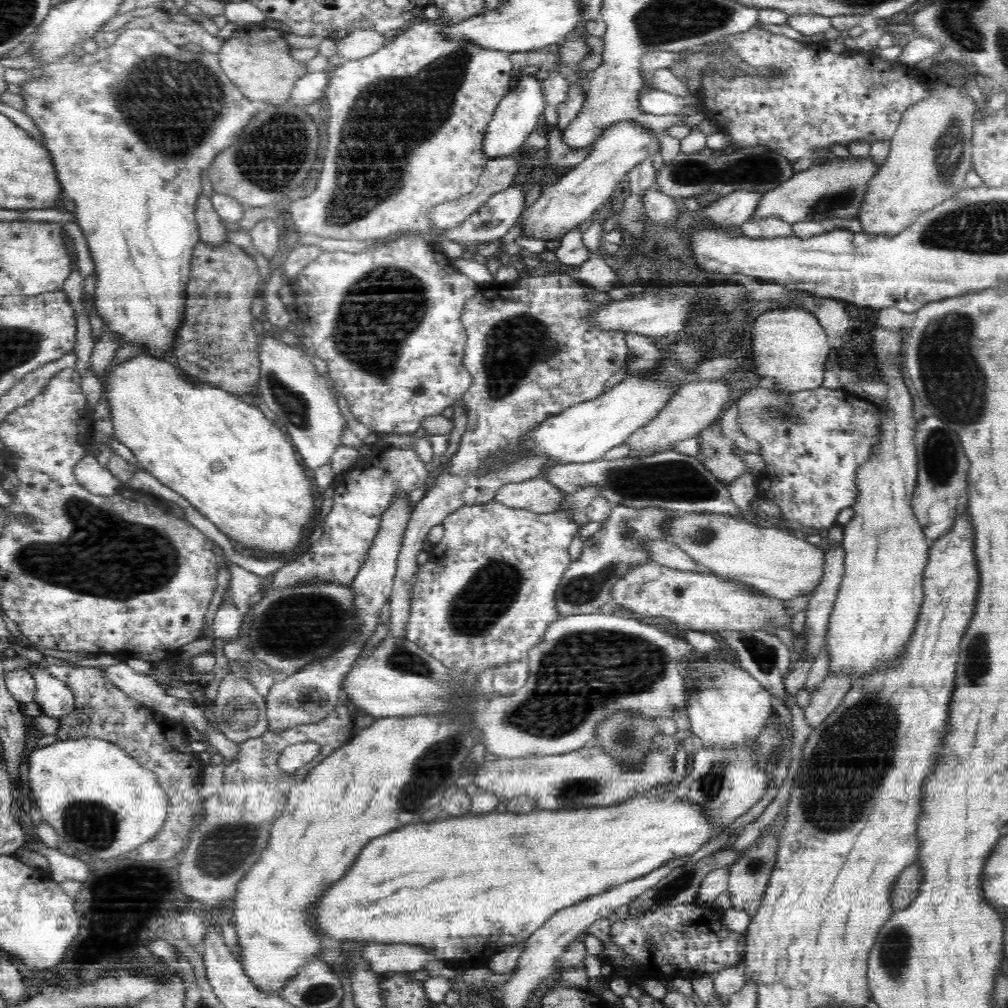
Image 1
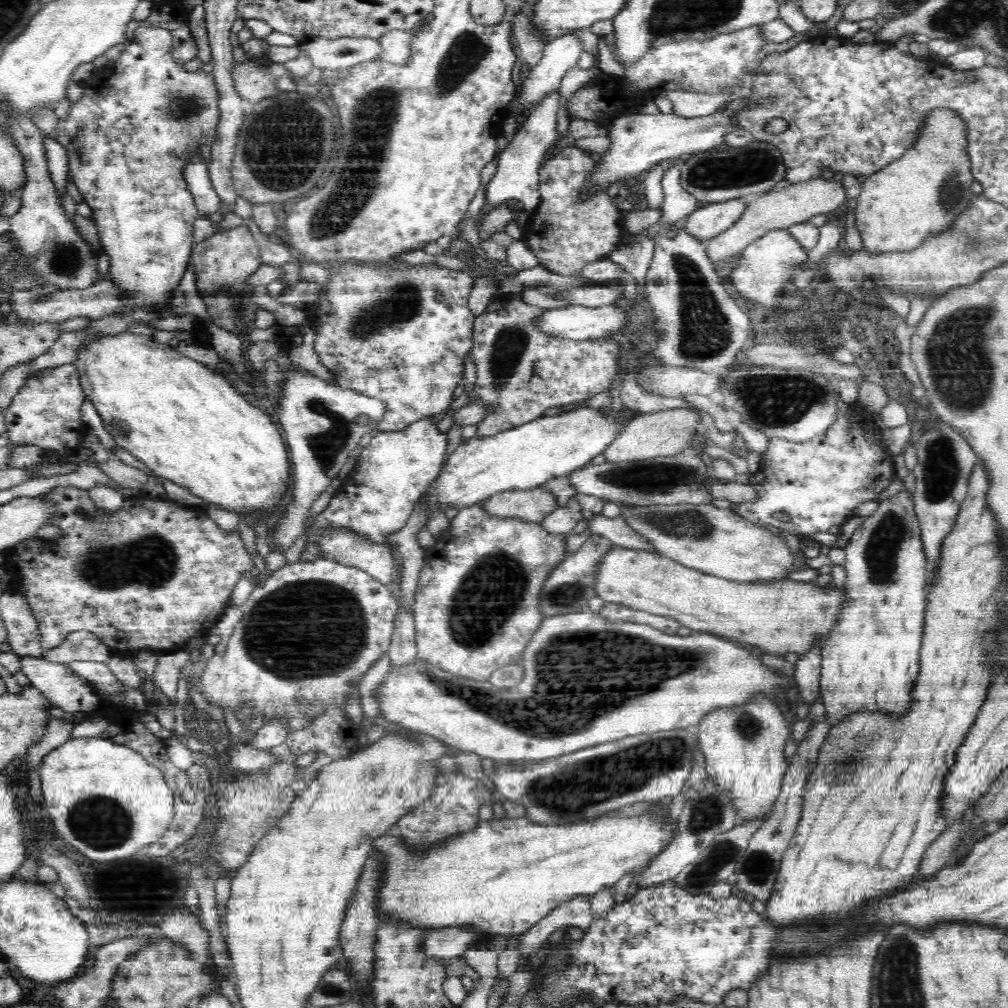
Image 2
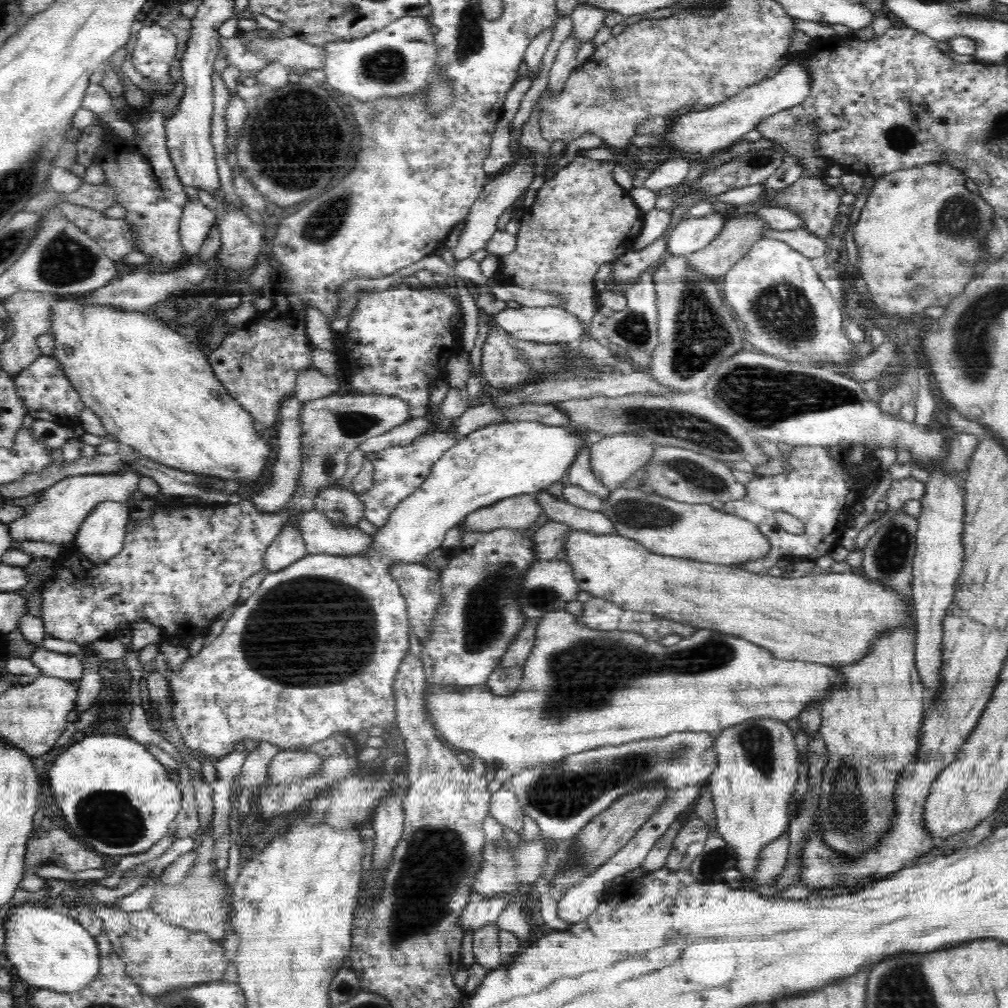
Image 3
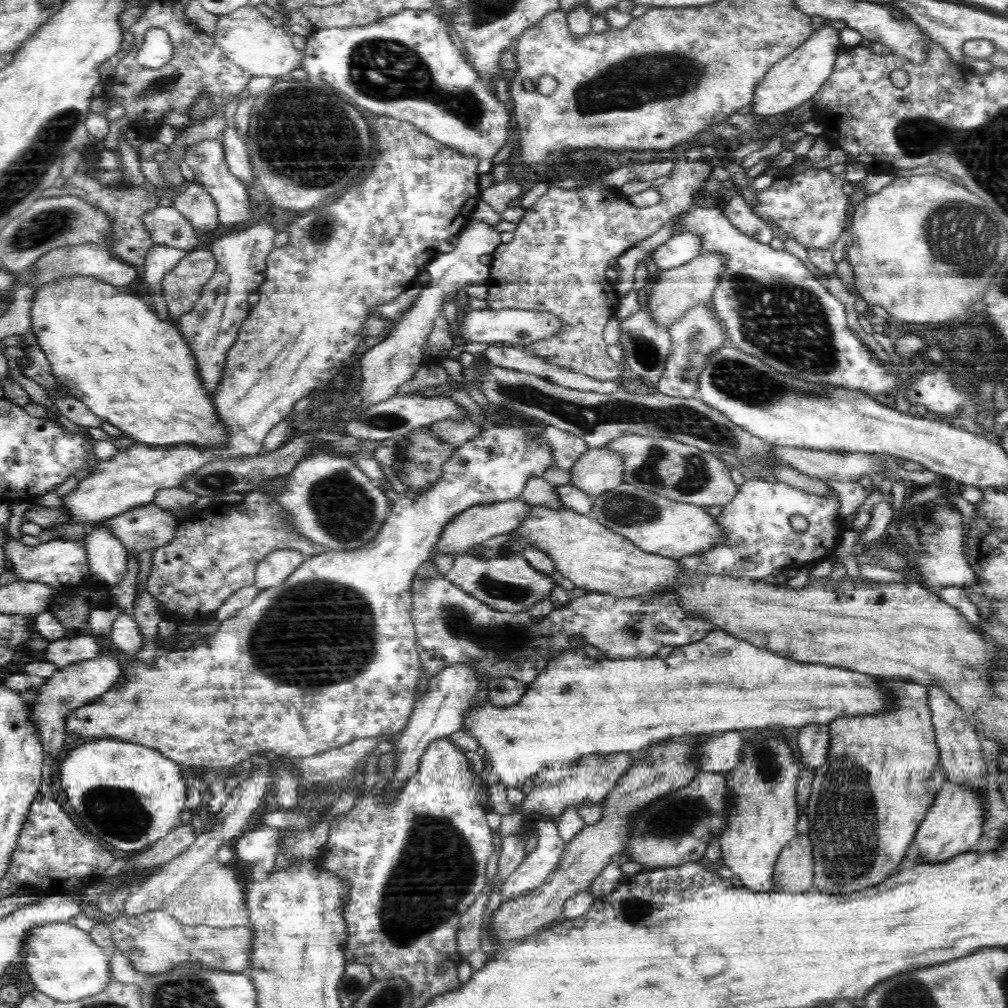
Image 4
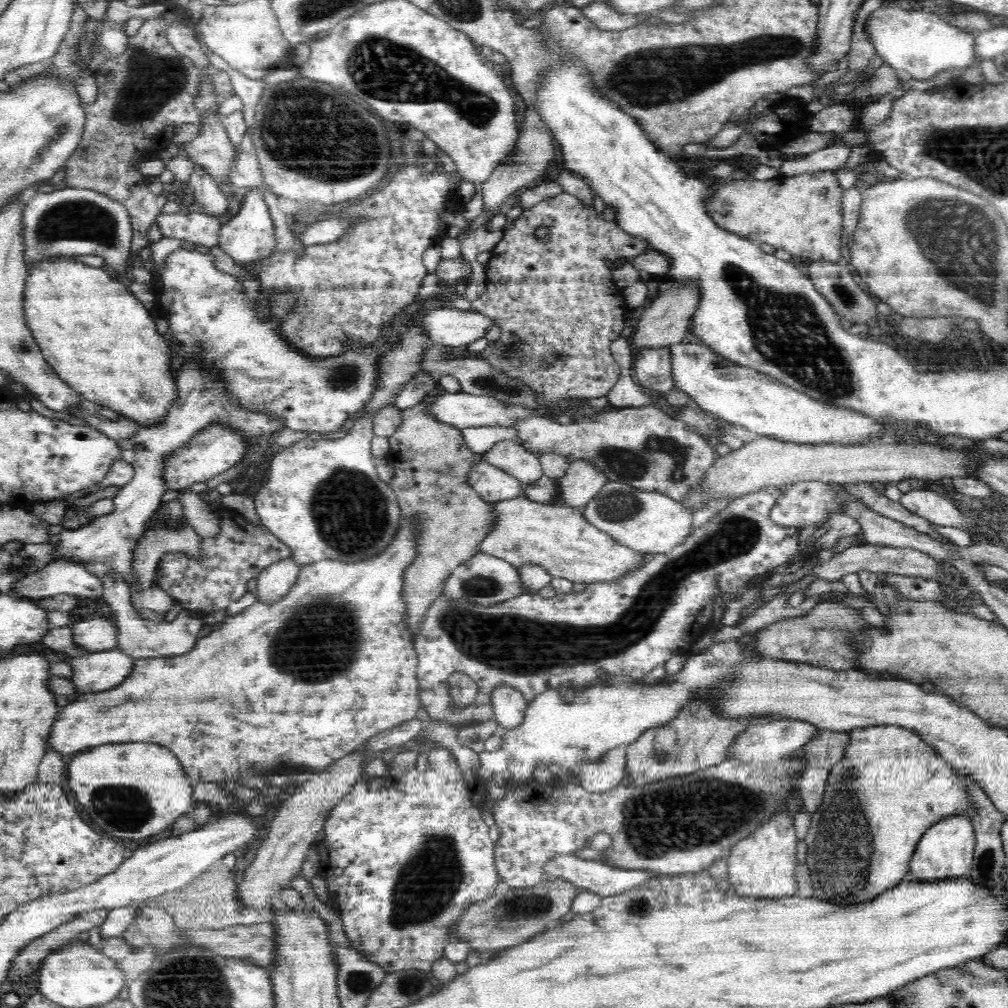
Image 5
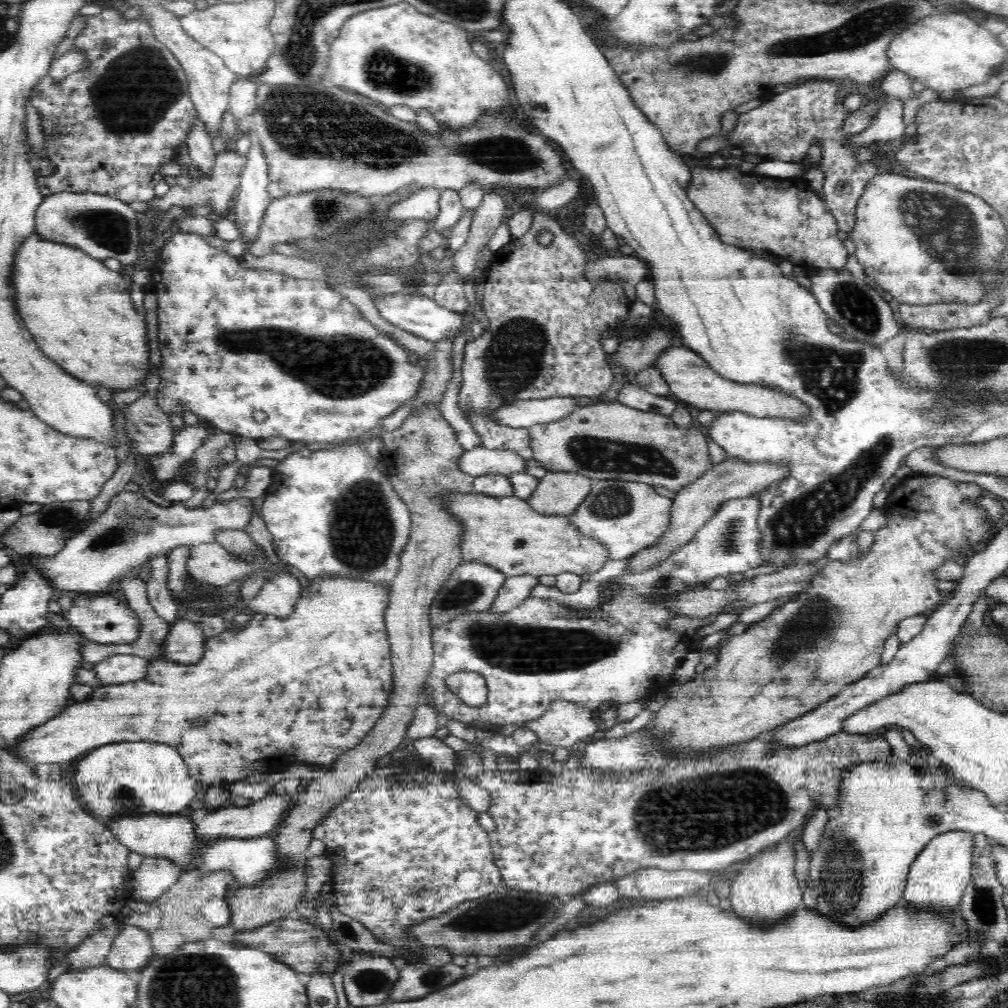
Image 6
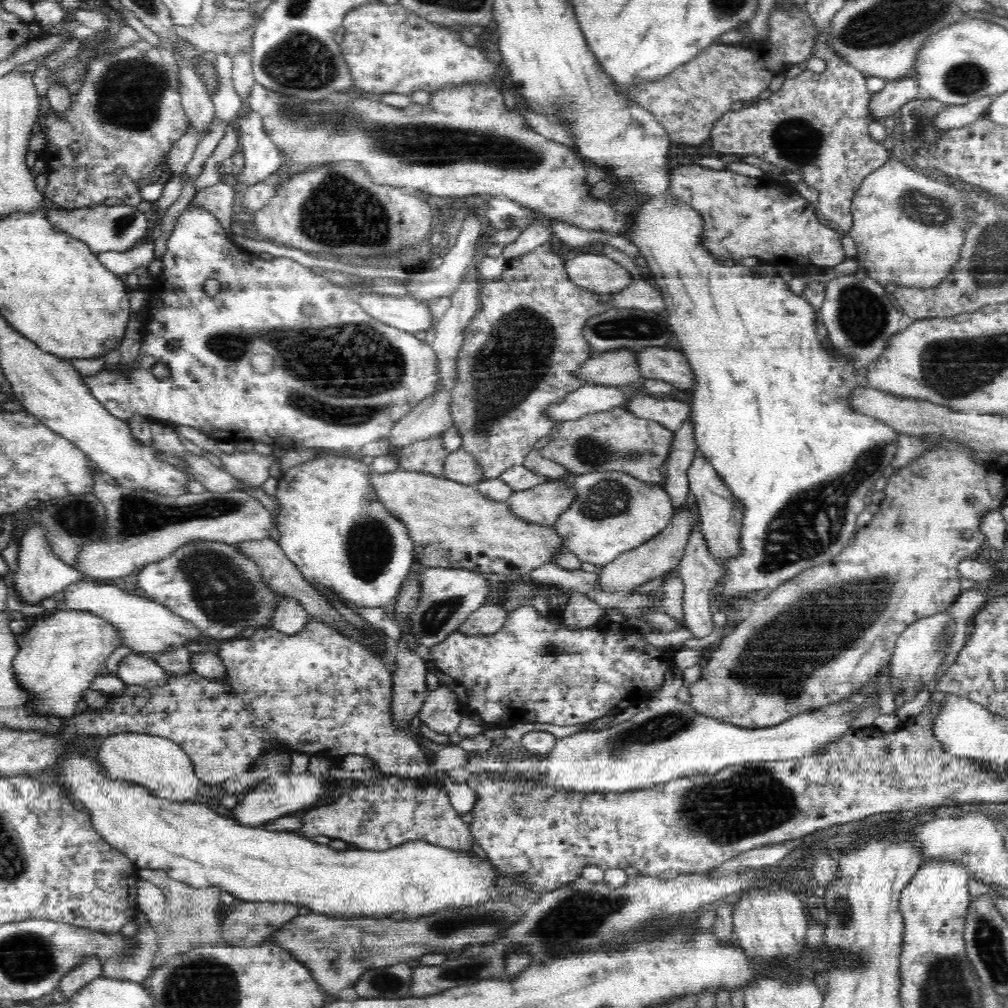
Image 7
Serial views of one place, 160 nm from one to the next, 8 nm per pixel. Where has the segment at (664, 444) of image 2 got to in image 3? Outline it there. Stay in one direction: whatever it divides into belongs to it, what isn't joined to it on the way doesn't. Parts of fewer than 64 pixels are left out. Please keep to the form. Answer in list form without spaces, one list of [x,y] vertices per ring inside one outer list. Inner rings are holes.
[[[614,434],[591,446],[592,472],[615,489],[630,481],[652,456],[656,445],[641,436]]]

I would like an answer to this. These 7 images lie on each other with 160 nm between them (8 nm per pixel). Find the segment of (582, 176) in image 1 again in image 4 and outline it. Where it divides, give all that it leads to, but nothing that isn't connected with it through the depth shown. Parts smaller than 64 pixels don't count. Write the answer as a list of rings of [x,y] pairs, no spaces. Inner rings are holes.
[[[825,20],[816,29],[802,46],[794,49],[786,59],[778,62],[759,82],[755,89],[754,114],[774,116],[774,114],[787,113],[788,110],[795,110],[792,106],[800,106],[811,100],[825,84],[835,68],[835,61],[838,59],[838,52],[843,46],[840,39],[841,25],[834,21]]]

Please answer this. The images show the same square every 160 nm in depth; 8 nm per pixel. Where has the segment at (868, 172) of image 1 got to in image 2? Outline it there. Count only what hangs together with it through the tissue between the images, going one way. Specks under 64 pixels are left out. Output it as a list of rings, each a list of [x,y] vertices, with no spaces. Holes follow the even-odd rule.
[[[822,176],[814,180],[802,180],[798,184],[785,183],[775,190],[749,199],[746,210],[730,228],[705,241],[705,253],[716,264],[726,262],[734,256],[740,256],[748,244],[762,238],[766,232],[806,222],[812,215],[836,212],[844,207],[846,201],[847,195],[842,183],[826,181]]]

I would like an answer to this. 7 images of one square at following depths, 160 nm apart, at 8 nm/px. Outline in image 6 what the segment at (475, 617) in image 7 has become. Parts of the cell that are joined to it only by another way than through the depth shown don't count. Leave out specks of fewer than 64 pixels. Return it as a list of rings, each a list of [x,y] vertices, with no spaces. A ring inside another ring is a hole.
[[[532,575],[508,577],[502,589],[498,591],[493,606],[487,609],[488,612],[502,614],[517,608],[539,584],[538,577]]]

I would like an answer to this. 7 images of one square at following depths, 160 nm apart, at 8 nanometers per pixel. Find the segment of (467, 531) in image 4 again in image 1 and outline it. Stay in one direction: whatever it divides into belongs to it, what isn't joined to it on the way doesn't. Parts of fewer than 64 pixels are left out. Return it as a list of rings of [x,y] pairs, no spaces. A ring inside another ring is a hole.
[[[542,476],[510,483],[498,490],[494,500],[508,508],[527,508],[536,513],[550,513],[560,509],[566,493]]]

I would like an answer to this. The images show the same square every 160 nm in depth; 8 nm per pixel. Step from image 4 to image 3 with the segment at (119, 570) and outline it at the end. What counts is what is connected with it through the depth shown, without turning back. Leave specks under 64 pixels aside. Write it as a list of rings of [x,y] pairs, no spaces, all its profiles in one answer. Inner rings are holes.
[[[100,502],[76,532],[78,551],[92,564],[115,558],[122,550],[131,505]]]

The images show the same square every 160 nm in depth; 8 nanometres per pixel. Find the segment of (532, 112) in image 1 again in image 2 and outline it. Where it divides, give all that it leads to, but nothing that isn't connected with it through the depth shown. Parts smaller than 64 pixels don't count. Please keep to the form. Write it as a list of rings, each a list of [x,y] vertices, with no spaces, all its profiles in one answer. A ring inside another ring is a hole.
[[[574,33],[559,36],[556,40],[550,41],[544,46],[544,56],[542,56],[541,62],[538,62],[538,65],[530,70],[529,75],[522,83],[521,91],[518,92],[518,110],[512,115],[506,115],[506,120],[503,122],[502,135],[504,135],[509,142],[512,141],[512,138],[514,138],[515,134],[520,130],[520,126],[526,122],[525,120],[529,113],[534,112],[536,104],[540,104],[540,102],[542,102],[544,98],[548,98],[550,94],[558,92],[563,77],[573,66],[577,66],[582,52],[584,52],[584,45],[582,45],[582,41],[576,39]]]

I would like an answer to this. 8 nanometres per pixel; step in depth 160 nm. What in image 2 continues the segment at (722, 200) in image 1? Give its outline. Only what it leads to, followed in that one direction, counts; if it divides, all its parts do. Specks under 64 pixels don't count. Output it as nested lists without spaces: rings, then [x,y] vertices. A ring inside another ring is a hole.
[[[747,199],[703,204],[688,215],[681,228],[703,242],[730,228],[746,210]]]

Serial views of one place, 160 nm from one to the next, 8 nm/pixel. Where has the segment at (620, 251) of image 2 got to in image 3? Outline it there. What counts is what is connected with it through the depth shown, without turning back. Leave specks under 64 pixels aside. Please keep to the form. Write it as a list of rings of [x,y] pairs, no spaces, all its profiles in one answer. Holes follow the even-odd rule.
[[[652,271],[640,274],[635,282],[622,285],[609,282],[608,287],[615,289],[626,297],[627,307],[622,311],[612,311],[609,307],[600,306],[598,312],[594,314],[588,337],[597,341],[599,338],[607,338],[611,345],[620,347],[622,352],[628,352],[628,356],[625,357],[627,361],[632,361],[638,368],[647,371],[652,364],[652,356],[654,356],[654,351],[659,344],[658,309],[656,309],[656,289],[654,289]]]

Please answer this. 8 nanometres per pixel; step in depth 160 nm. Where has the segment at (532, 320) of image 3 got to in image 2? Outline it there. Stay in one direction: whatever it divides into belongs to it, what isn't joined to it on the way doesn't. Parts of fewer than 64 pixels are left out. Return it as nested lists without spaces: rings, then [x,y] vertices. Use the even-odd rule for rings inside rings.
[[[572,306],[550,309],[541,316],[536,327],[541,332],[565,340],[602,339],[628,324],[628,312],[618,306]]]

